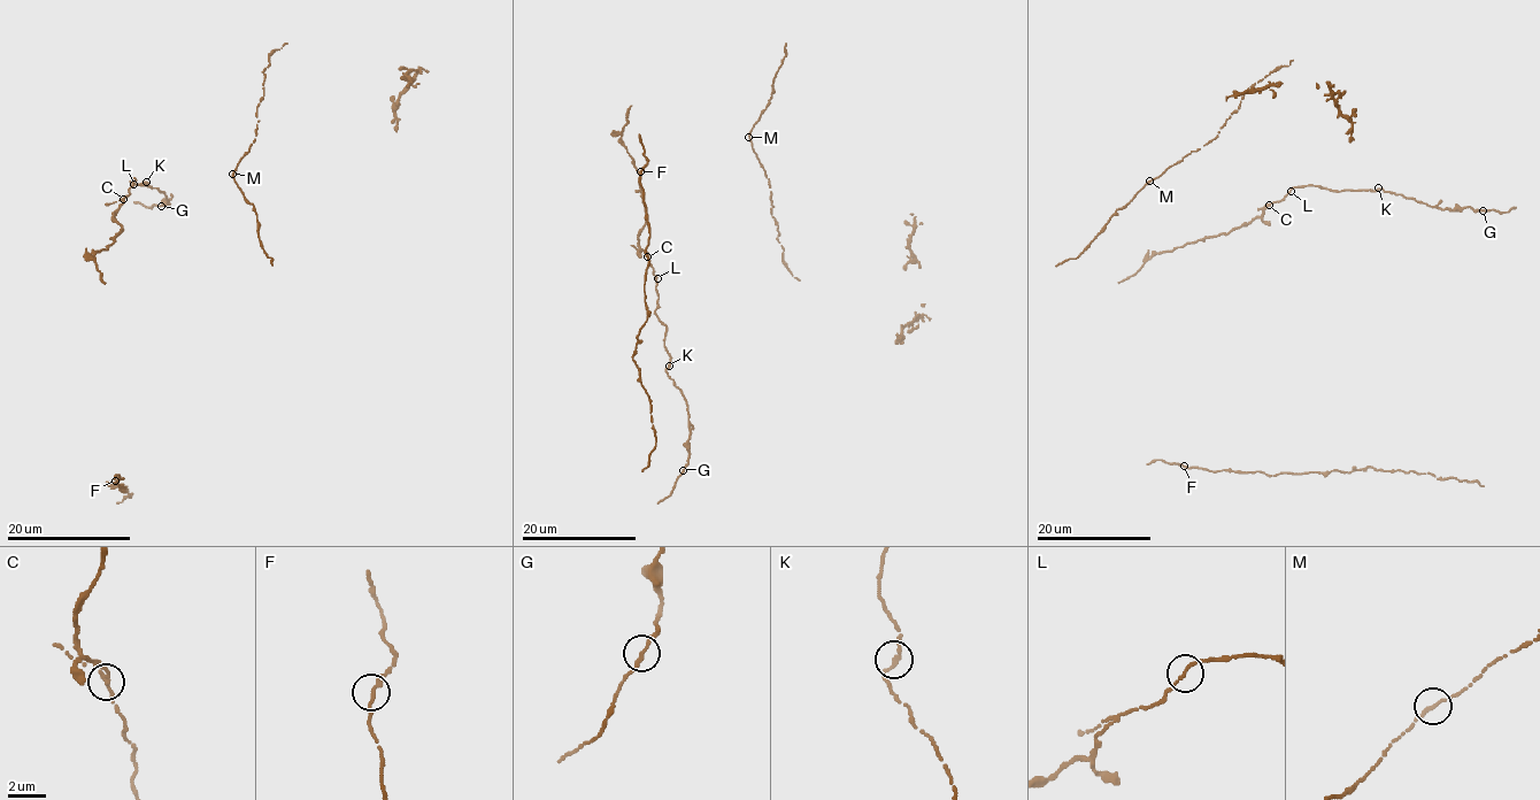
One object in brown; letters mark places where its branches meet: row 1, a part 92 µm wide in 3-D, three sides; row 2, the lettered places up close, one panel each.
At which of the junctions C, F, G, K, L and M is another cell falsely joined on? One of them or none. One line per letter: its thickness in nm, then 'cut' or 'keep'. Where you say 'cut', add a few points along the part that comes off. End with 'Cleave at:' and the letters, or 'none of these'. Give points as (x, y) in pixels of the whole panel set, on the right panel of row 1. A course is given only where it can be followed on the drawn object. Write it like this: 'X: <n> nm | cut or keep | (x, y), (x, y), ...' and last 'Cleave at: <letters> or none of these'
C: 220 nm | keep
F: 240 nm | keep
G: 200 nm | keep
K: 220 nm | keep
L: 180 nm | keep
M: 200 nm | keep
Cleave at: none of these

